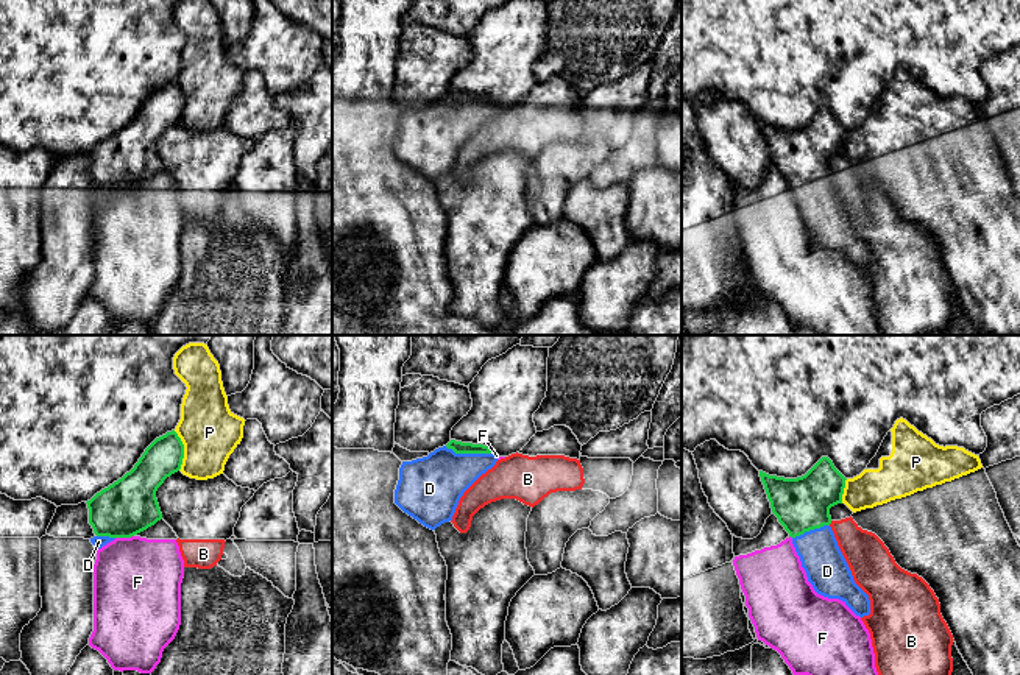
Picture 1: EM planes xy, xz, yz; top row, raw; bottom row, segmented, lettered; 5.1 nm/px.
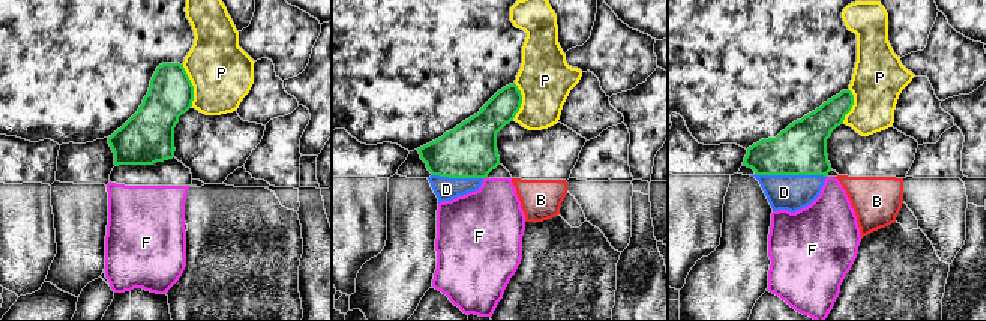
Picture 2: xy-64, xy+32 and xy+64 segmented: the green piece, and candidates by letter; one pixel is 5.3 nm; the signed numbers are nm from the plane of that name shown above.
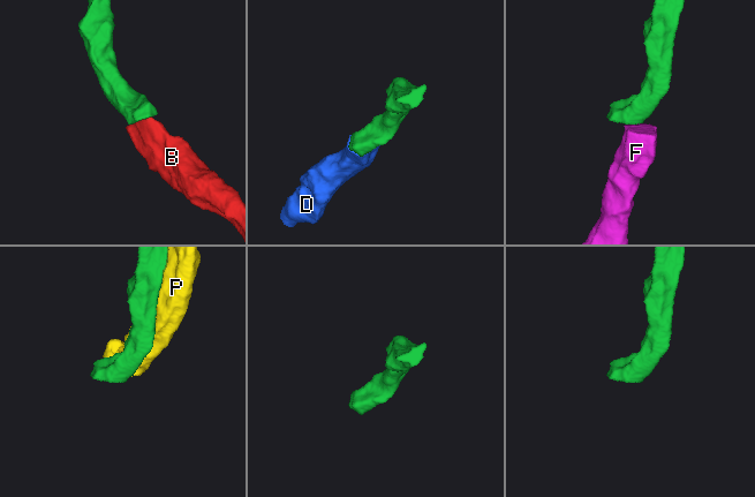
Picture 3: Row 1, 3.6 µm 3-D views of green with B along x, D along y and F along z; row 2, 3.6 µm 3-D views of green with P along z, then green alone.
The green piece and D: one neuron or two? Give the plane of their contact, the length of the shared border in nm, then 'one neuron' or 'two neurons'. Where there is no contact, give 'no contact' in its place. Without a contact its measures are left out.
meets green in xz; contact 260 nm long; one neuron

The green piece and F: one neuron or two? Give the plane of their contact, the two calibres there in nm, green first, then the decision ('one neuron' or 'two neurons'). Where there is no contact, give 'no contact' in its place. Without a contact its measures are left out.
contact in xy; calibres 280 and 440 nm; two neurons

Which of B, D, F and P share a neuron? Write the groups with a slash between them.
B / D / F / P

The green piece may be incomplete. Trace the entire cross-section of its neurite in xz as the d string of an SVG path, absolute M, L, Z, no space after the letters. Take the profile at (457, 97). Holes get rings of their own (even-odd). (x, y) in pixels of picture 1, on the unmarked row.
M451 90L427 108L402 112L395 154L424 178L452 171L463 143L498 112L483 95Z

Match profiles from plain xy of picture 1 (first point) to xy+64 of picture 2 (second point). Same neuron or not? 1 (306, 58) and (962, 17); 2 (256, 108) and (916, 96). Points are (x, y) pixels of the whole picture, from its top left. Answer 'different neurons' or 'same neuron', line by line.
1: different neurons
2: same neuron

